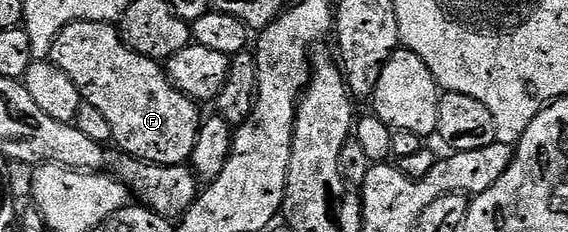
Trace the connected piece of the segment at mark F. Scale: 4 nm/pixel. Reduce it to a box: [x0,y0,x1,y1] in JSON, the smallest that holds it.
[50,20,202,164]

